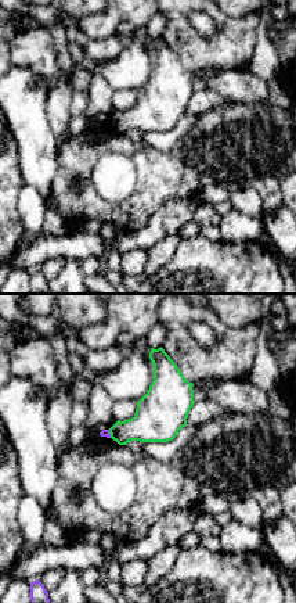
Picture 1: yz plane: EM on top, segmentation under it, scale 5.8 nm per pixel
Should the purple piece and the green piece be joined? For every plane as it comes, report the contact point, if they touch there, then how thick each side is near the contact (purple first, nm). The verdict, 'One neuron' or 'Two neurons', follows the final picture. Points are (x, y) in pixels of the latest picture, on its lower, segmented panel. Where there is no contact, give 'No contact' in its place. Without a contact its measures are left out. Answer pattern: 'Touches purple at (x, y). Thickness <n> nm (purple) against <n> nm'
Touches purple at (109, 434). Thickness 50 nm (purple) against 220 nm

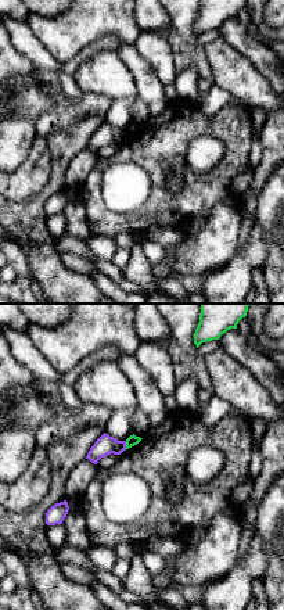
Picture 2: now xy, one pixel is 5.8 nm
Touches purple at (125, 445). Thickness 110 nm (purple) against 60 nm

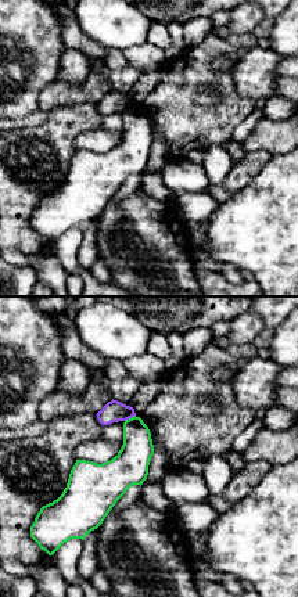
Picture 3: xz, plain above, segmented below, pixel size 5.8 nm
Touches purple at (129, 417). Thickness 120 nm (purple) against 190 nm

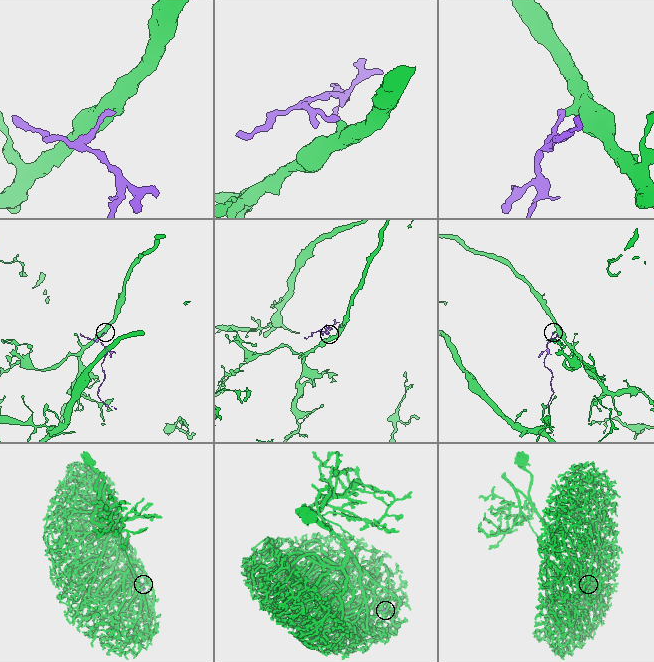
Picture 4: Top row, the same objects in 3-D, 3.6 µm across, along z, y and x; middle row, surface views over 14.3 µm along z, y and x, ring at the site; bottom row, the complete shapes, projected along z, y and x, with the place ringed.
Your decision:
Two neurons

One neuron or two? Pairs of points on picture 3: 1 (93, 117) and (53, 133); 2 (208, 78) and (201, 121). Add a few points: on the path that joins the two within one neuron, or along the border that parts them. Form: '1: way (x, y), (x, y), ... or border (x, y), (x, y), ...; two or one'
1: way (83, 117), (68, 121), (63, 126); one
2: way (197, 85), (191, 90), (191, 110); one

